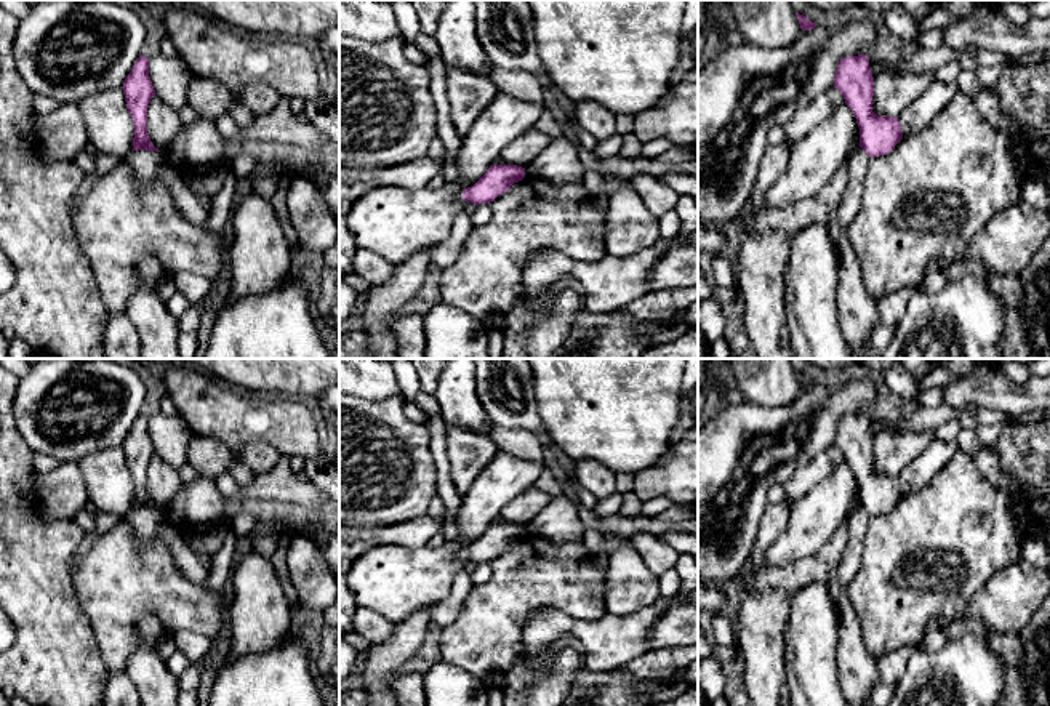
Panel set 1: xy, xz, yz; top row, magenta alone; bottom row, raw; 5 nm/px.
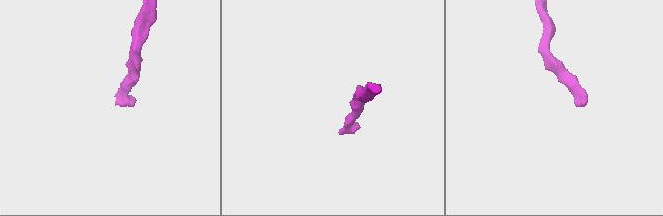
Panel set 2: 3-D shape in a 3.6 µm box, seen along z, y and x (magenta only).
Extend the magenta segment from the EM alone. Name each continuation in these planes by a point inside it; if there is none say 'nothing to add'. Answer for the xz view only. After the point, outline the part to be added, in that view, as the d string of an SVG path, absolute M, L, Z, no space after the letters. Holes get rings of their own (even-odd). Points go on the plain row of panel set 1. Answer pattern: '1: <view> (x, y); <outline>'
1: xz (394, 581); M379 544L352 562L347 572L347 584L359 607L370 608L392 623L400 623L447 599L456 572L464 568L466 564L463 548L451 544L415 549Z

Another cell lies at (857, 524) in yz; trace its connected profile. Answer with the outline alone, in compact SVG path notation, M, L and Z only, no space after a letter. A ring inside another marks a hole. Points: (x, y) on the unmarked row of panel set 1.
M856 506L847 519L848 538L837 565L837 576L842 586L847 586L861 565L863 541L871 515Z

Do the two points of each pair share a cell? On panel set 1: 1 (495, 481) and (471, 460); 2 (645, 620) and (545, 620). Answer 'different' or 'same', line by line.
1: different
2: same

